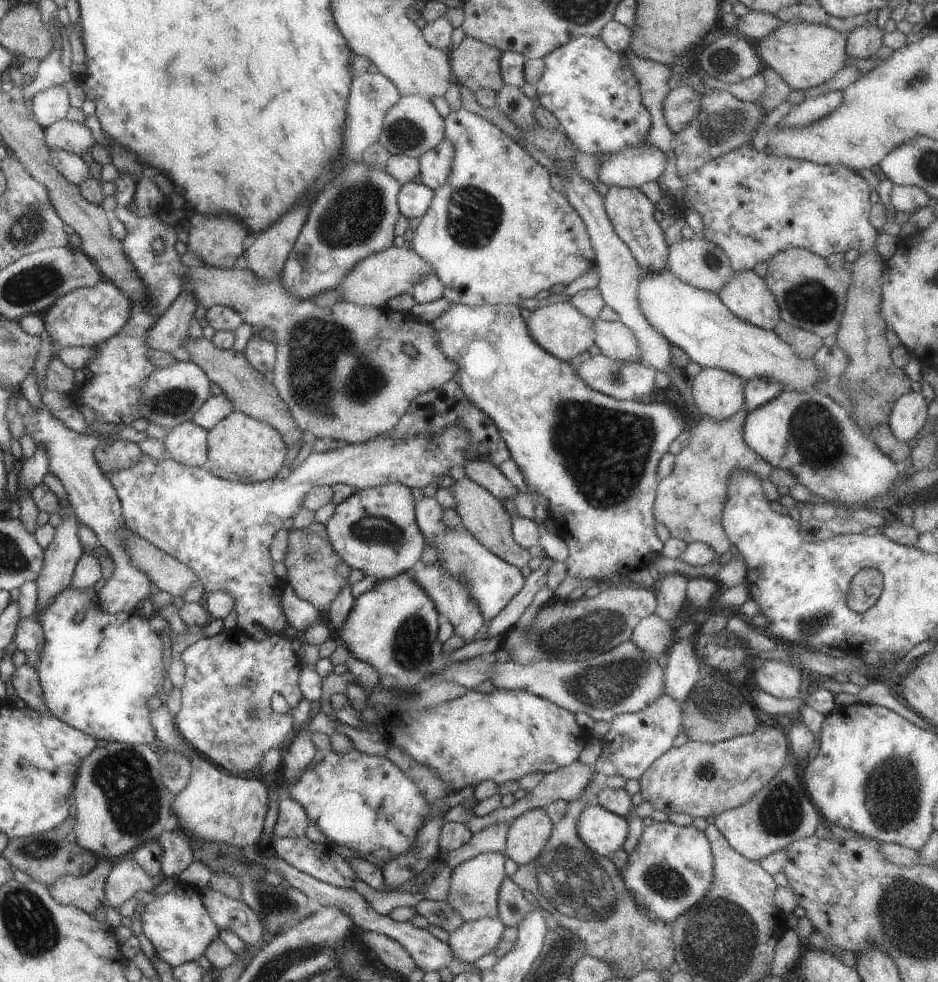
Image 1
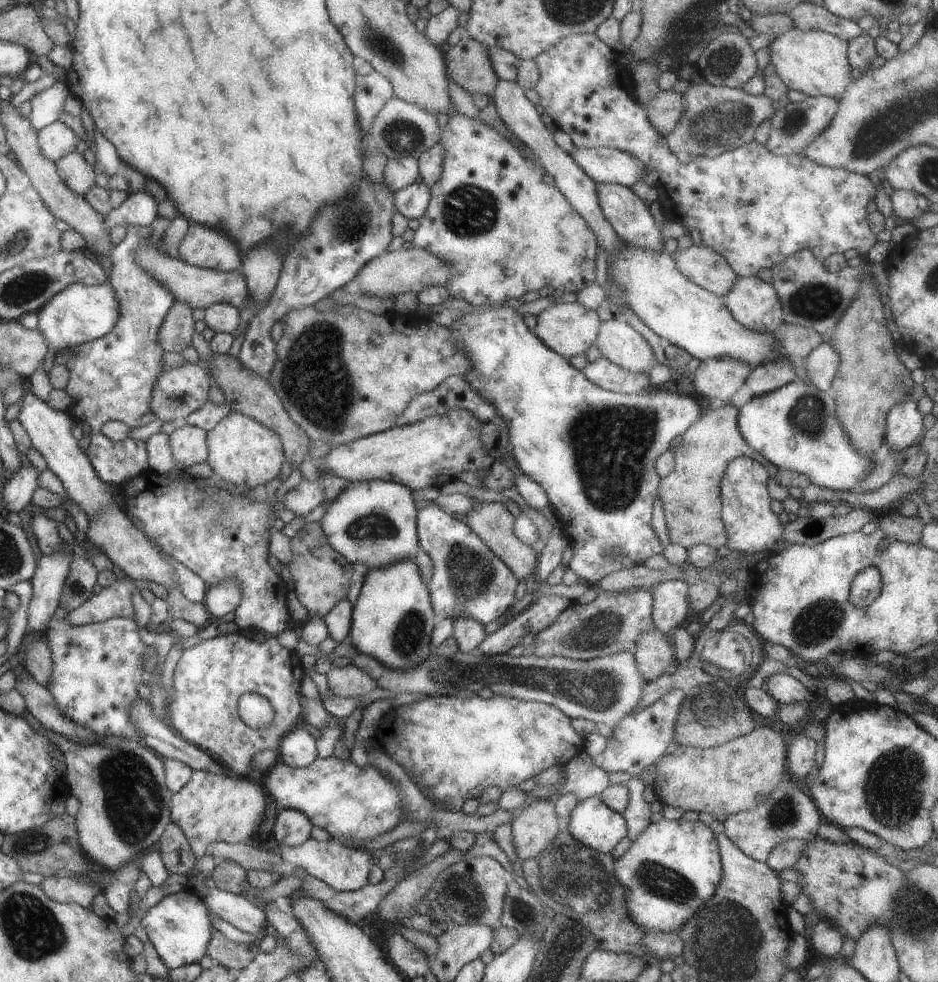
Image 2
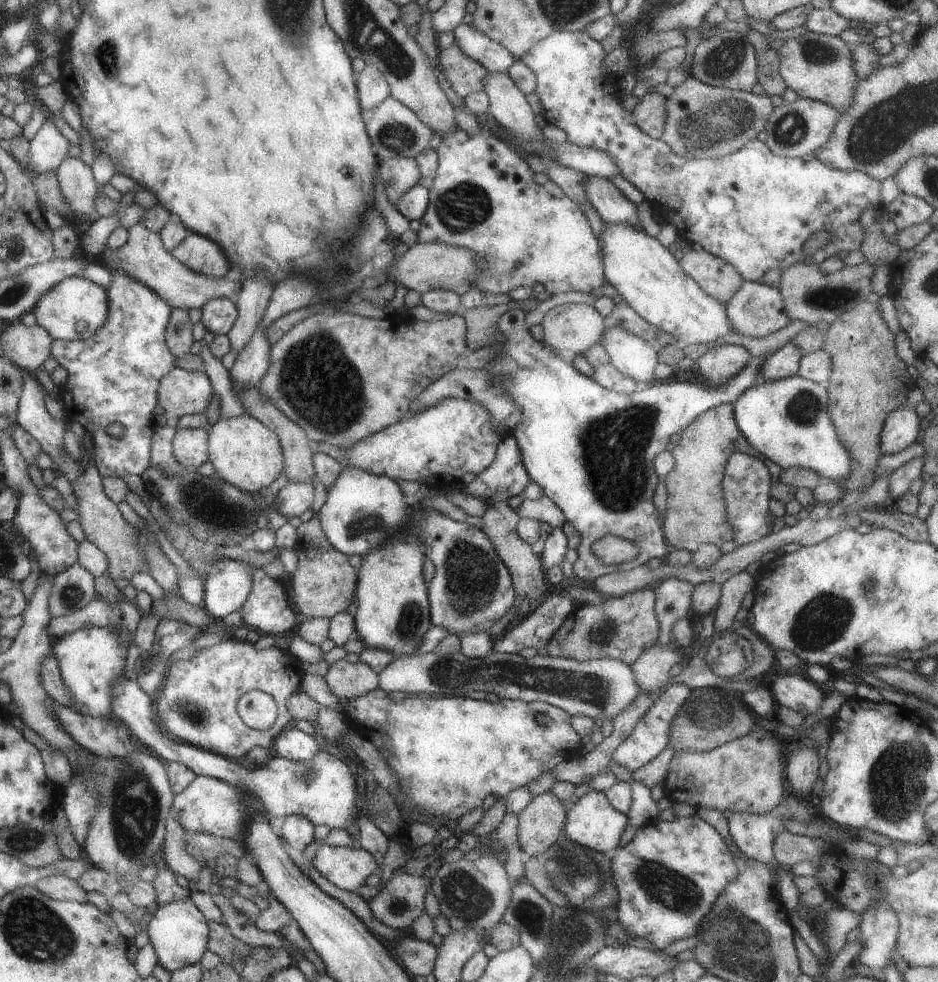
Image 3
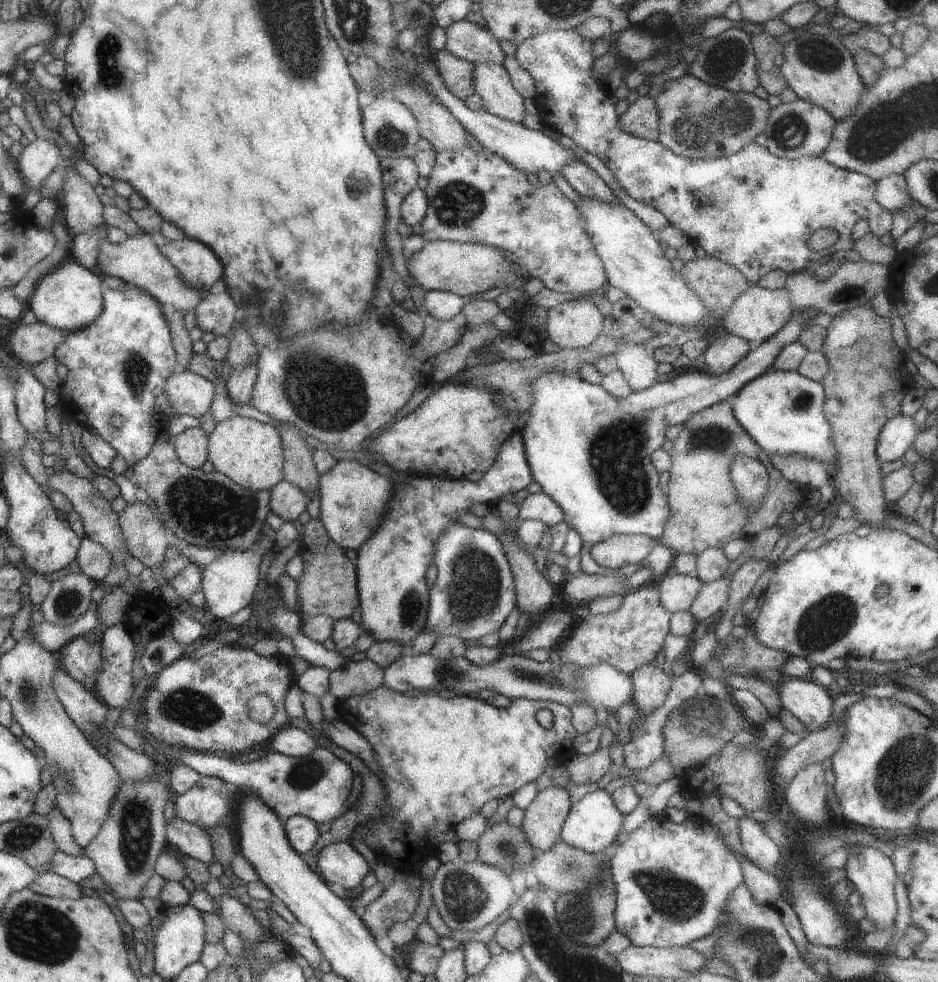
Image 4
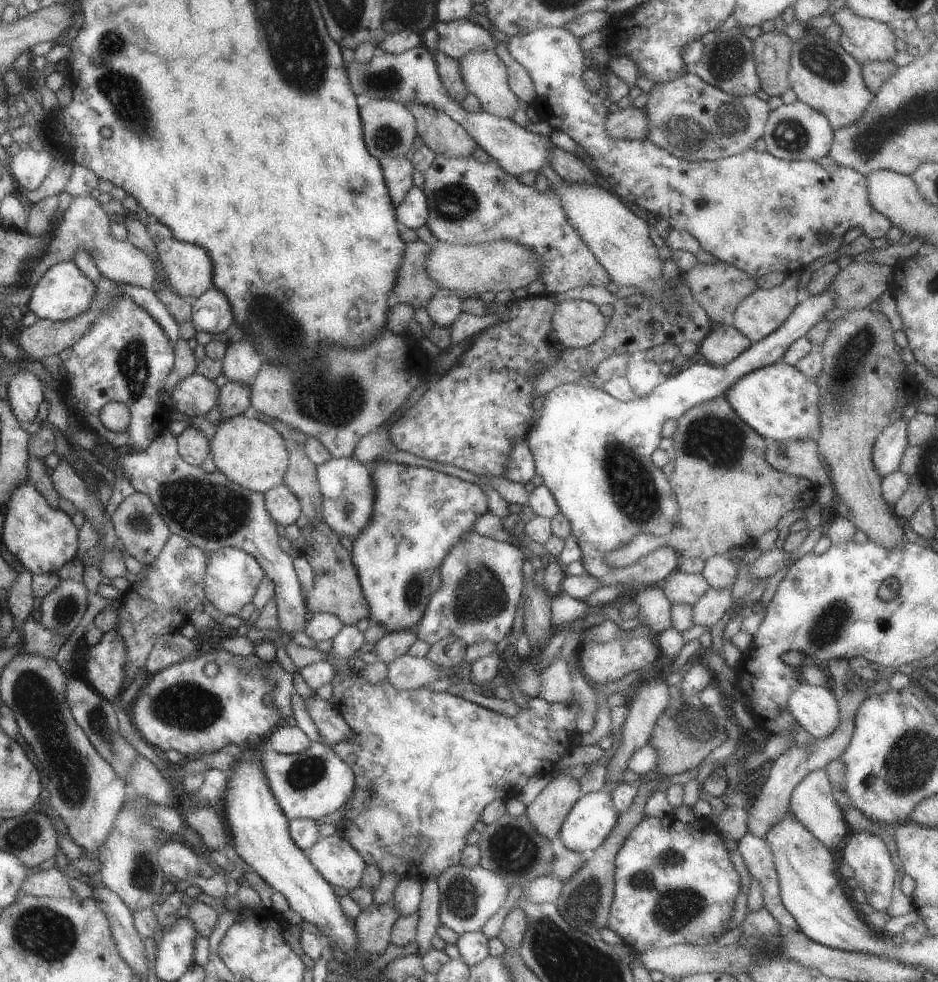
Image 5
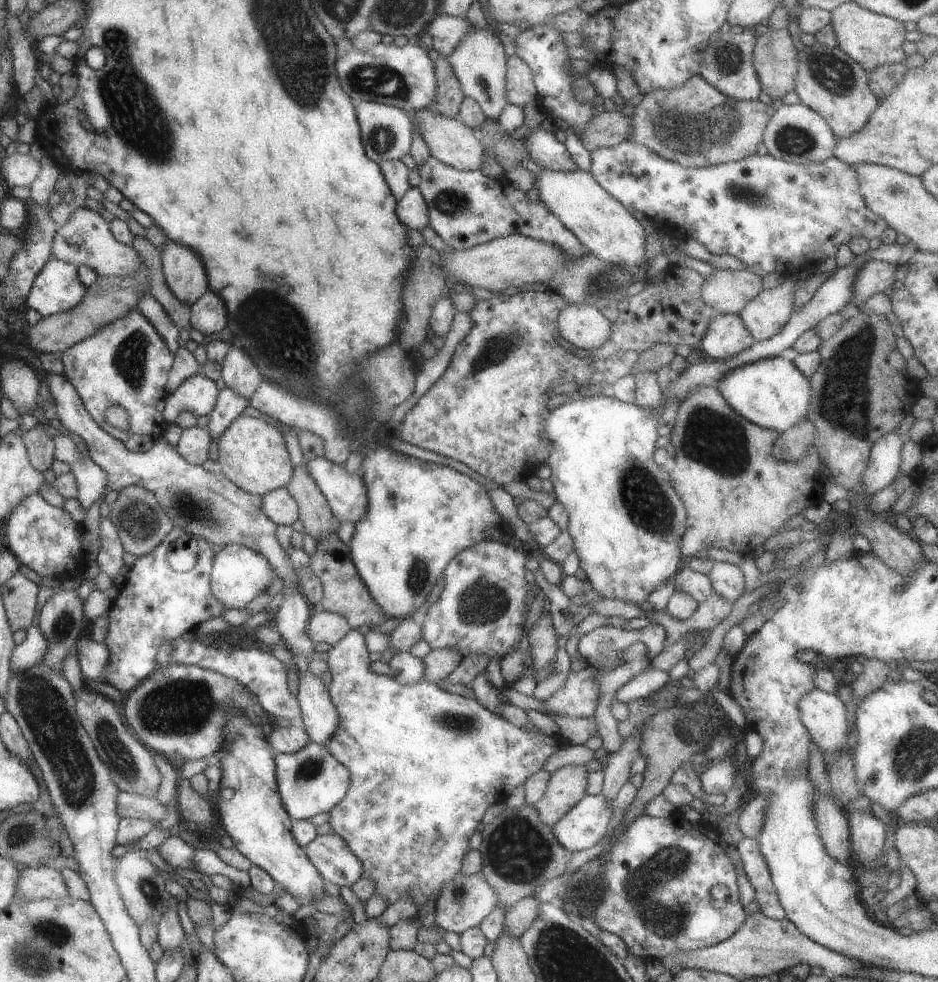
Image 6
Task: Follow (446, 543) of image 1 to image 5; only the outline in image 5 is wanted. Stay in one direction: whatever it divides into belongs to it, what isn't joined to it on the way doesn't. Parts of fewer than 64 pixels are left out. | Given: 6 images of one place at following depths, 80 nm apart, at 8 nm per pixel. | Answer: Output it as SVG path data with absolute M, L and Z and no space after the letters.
M469 531L442 559L437 572L439 586L430 593L425 610L415 626L416 638L435 644L445 637L462 640L468 647L488 640L494 645L511 631L513 612L522 597L522 564L525 552L511 541L502 542Z

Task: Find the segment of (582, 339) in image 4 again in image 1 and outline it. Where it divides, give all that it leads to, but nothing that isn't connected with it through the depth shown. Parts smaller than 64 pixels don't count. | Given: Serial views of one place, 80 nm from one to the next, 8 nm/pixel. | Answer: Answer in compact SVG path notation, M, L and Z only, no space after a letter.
M567 301L543 305L541 303L541 305L536 306L526 320L526 329L536 344L550 355L555 355L559 360L567 362L580 352L588 350L589 346L594 343L592 337L593 321L583 317Z

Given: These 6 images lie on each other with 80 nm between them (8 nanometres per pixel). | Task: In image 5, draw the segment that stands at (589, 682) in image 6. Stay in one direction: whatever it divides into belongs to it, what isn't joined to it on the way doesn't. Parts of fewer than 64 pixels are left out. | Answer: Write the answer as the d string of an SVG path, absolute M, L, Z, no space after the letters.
M343 625L341 630L332 638L332 647L326 656L326 660L334 670L334 676L330 680L332 688L331 704L337 709L339 716L345 721L350 731L350 737L337 741L330 747L347 766L350 766L354 774L354 784L351 786L350 797L342 804L345 812L342 812L342 817L335 827L340 830L340 836L345 839L345 842L359 853L366 866L373 865L377 867L381 875L393 874L397 883L404 877L415 878L421 883L426 878L436 880L445 869L459 862L461 851L466 845L465 836L471 832L473 824L479 820L479 814L487 804L493 802L493 800L505 801L515 798L517 790L529 778L533 775L544 775L546 772L551 772L553 770L551 762L561 754L569 752L576 734L574 722L578 715L578 704L573 698L573 694L564 703L548 703L539 697L531 697L525 700L526 704L520 708L520 712L514 718L507 718L507 716L502 716L462 697L451 695L447 691L433 691L426 686L416 689L396 689L385 680L378 683L368 683L363 679L359 680L355 673L352 674L352 670L356 669L349 666L352 660L359 659L359 655L363 653L360 650L363 643L362 632L355 625Z

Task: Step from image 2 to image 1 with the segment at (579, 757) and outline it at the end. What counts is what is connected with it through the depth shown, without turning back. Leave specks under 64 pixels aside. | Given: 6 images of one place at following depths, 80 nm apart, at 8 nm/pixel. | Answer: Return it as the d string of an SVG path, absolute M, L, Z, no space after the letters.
M577 759L570 762L567 766L557 768L557 770L551 771L543 775L540 783L534 786L526 795L521 799L517 799L513 804L508 807L497 807L493 811L486 813L483 816L476 816L472 814L470 818L463 824L467 827L469 832L472 834L481 832L484 828L491 826L492 824L505 823L506 825L510 823L513 819L516 819L521 813L526 810L534 808L544 808L551 802L555 800L574 801L581 796L581 793L585 790L585 787L591 782L594 777L594 772L592 768L584 765Z

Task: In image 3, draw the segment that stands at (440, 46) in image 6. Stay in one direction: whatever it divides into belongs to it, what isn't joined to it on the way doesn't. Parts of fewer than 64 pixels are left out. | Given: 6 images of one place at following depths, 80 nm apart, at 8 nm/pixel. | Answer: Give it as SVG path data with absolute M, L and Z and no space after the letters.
M459 23L451 32L454 45L464 55L474 58L486 71L506 73L507 67L513 63L509 51L471 25Z

